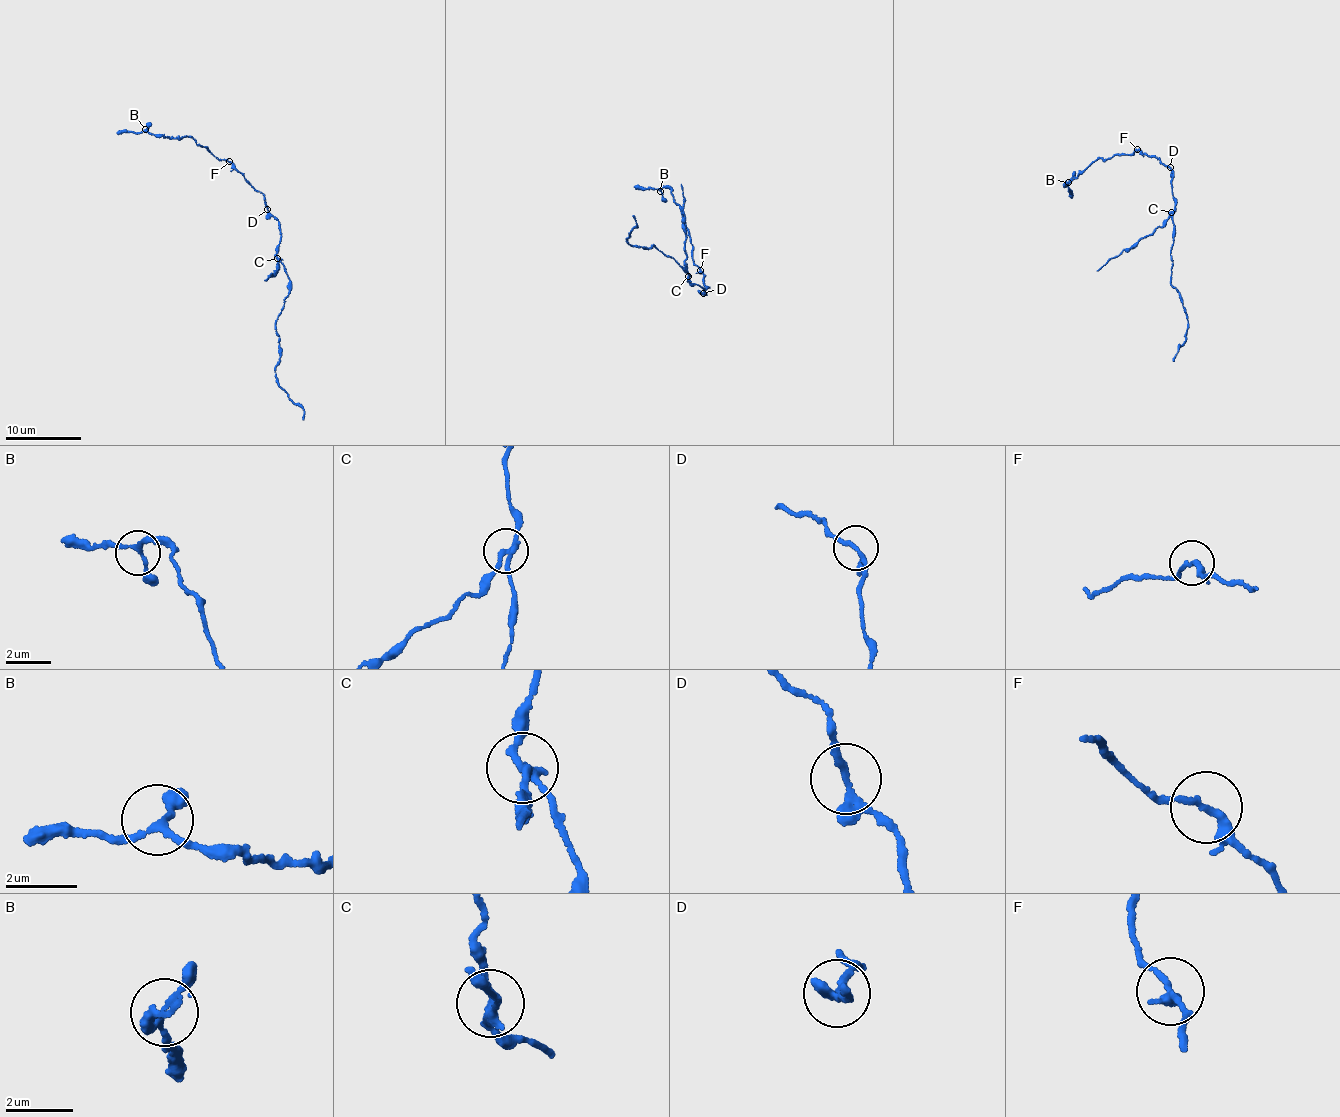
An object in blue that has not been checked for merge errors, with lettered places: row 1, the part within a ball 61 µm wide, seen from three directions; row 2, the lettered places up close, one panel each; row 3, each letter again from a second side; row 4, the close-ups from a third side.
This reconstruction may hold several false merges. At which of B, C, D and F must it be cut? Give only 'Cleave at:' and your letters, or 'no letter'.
Cleave at: C

